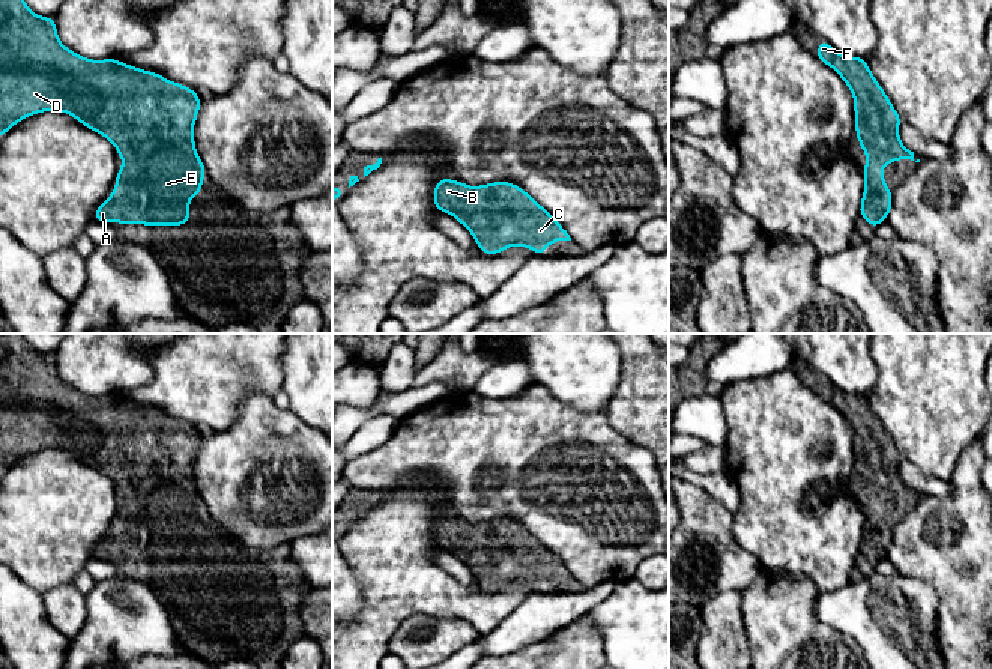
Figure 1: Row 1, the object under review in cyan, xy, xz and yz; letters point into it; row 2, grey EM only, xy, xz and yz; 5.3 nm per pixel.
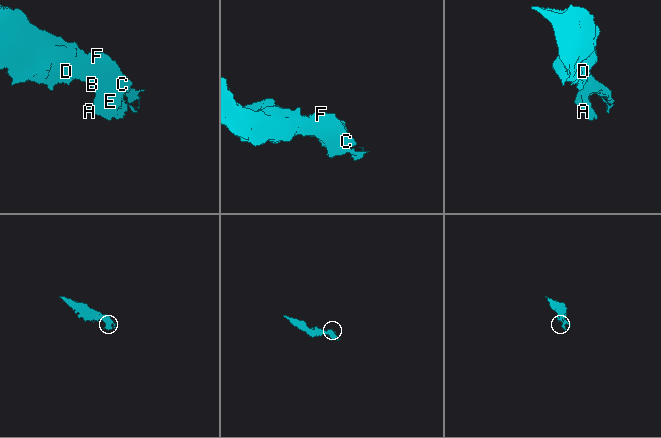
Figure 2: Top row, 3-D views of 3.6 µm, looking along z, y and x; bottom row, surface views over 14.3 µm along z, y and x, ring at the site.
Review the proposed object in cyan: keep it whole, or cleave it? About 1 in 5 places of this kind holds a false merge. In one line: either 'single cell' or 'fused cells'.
single cell

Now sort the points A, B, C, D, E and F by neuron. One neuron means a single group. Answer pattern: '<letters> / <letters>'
A B C D E F

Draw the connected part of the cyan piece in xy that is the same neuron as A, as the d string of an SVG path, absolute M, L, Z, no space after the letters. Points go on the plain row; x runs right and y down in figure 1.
M0 334L0 474L29 453L62 448L75 454L116 483L116 493L126 498L116 511L114 529L93 549L93 556L107 561L189 562L189 535L201 532L207 511L194 478L194 462L201 445L197 428L168 418L158 409L126 401L116 394L93 397L65 383L54 353L36 352L23 334Z

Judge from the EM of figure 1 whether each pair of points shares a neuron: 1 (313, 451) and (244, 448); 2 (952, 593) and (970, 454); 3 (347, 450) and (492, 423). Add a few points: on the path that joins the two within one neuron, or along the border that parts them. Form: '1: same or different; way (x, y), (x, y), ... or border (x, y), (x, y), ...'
1: same; way (296, 435), (292, 430), (260, 432)
2: same; way (962, 558), (968, 489)
3: different; border (400, 420), (399, 426), (382, 444), (350, 460)

